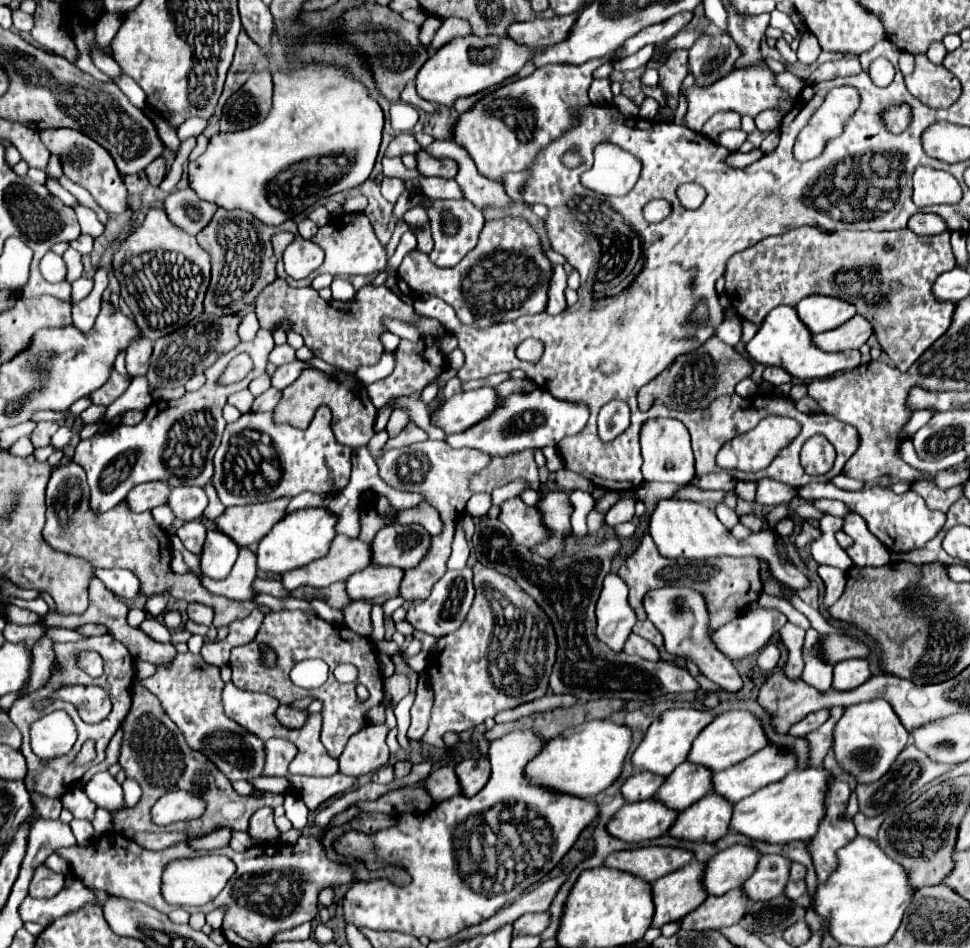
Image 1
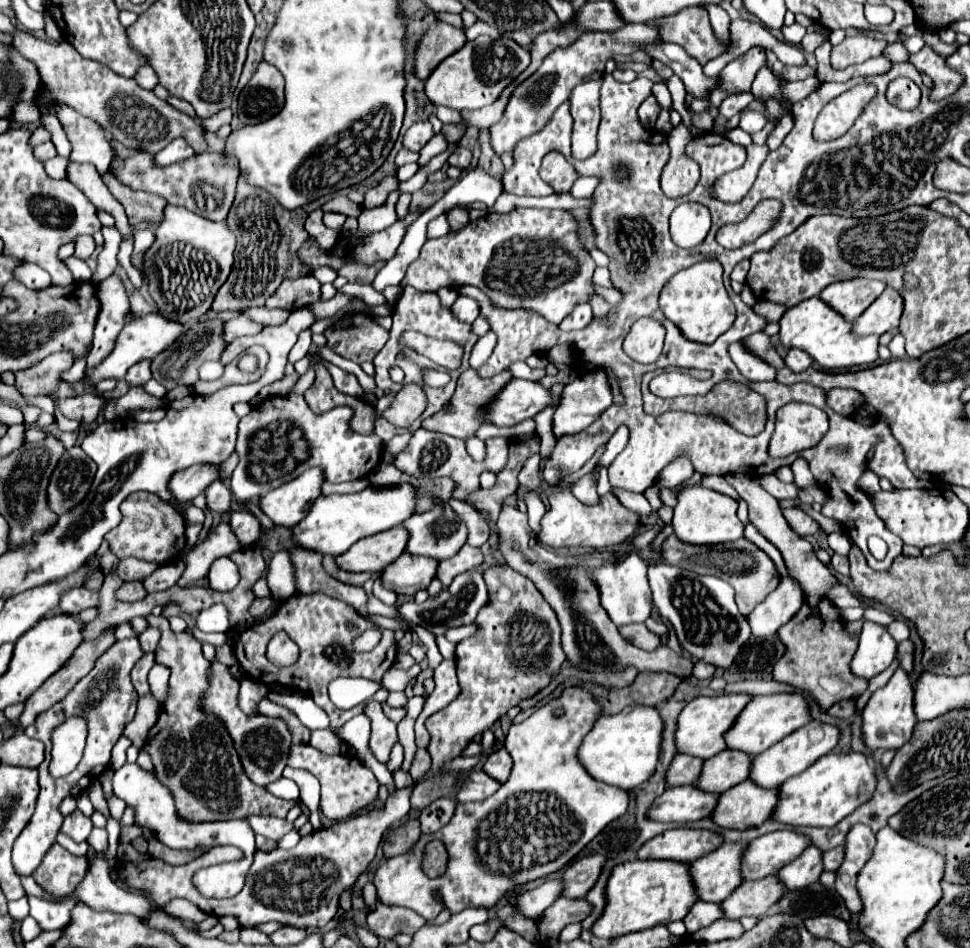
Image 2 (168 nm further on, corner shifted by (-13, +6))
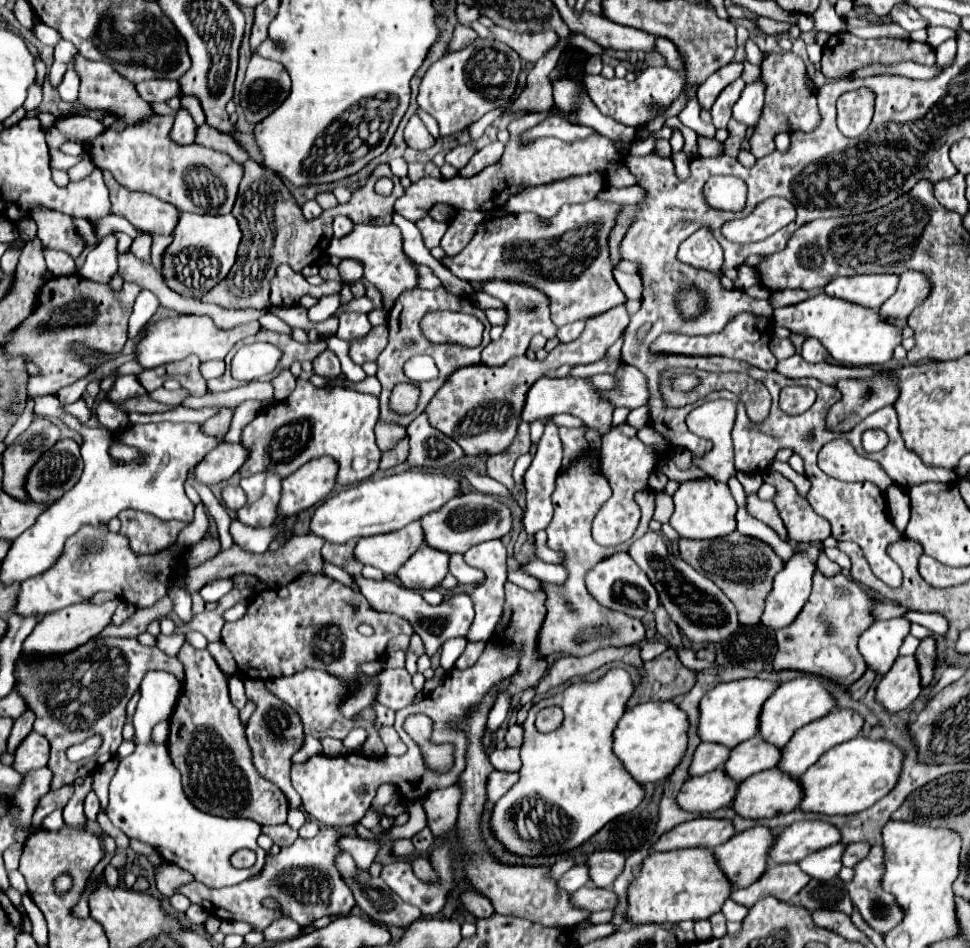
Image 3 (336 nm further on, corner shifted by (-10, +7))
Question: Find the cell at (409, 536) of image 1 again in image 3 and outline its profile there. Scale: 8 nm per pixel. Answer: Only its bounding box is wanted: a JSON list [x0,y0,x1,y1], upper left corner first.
[420,492,512,554]

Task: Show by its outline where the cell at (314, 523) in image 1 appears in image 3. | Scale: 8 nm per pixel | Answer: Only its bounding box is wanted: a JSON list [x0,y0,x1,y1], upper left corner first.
[310,470,458,544]

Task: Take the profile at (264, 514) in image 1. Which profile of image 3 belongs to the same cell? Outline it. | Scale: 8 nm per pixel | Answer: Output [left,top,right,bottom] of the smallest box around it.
[278,458,336,518]

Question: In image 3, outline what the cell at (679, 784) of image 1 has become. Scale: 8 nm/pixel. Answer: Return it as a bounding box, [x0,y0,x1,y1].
[724,736,780,784]

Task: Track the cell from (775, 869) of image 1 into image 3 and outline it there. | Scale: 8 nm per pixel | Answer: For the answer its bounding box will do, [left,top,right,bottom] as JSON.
[798,844,844,880]

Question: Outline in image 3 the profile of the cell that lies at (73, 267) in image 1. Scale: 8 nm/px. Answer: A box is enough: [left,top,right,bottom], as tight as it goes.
[32,208,84,260]

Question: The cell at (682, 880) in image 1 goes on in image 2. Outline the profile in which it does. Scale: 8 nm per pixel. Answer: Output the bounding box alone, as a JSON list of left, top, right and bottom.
[691,843,745,903]

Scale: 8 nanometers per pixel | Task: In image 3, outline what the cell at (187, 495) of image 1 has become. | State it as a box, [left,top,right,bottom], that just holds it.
[222,486,246,510]

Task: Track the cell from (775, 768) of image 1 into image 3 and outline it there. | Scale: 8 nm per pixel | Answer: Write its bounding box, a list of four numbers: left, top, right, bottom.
[776,708,864,778]

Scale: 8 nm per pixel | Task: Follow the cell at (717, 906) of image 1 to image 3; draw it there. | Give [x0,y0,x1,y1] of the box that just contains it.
[730,864,810,908]

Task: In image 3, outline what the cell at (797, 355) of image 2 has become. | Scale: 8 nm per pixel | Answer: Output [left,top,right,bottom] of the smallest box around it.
[800,340,826,362]

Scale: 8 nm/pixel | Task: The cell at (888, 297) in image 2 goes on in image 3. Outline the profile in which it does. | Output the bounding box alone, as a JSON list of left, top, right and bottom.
[880,270,930,320]

